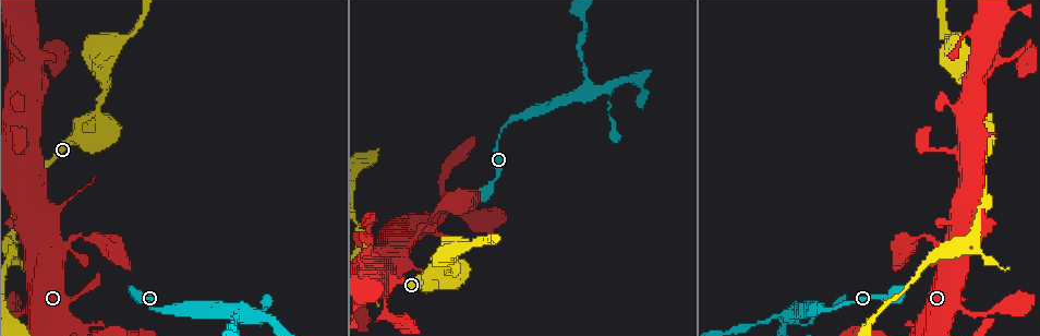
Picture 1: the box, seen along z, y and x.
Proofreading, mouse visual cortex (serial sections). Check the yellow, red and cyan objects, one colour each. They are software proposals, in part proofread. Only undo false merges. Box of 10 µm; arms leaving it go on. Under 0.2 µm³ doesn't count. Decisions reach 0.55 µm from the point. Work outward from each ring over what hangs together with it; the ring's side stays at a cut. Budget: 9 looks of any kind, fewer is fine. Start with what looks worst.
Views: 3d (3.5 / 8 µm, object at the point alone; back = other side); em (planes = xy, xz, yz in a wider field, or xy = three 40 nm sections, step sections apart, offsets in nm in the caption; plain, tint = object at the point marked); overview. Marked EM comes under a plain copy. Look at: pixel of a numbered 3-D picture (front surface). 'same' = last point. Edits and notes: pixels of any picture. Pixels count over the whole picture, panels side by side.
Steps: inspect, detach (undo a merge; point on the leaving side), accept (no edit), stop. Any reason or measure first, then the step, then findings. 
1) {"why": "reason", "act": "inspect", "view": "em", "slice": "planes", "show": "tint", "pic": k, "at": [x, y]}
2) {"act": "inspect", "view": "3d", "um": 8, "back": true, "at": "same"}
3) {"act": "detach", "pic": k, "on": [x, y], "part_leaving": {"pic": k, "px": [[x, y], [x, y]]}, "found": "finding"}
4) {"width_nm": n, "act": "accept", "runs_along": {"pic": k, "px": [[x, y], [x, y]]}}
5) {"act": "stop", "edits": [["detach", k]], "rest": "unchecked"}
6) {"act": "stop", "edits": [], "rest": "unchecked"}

{"act": "inspect", "view": "3d", "um": 3.5, "pic": 1, "at": [445, 274]}

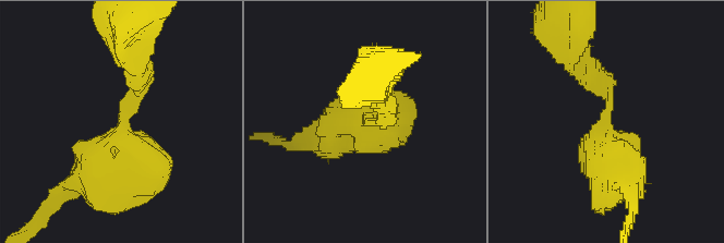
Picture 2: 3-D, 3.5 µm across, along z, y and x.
{"why": "need the tissue", "act": "inspect", "view": "em", "slice": "xy", "step": 1, "show": "tint", "pic": 2, "at": [125, 136]}

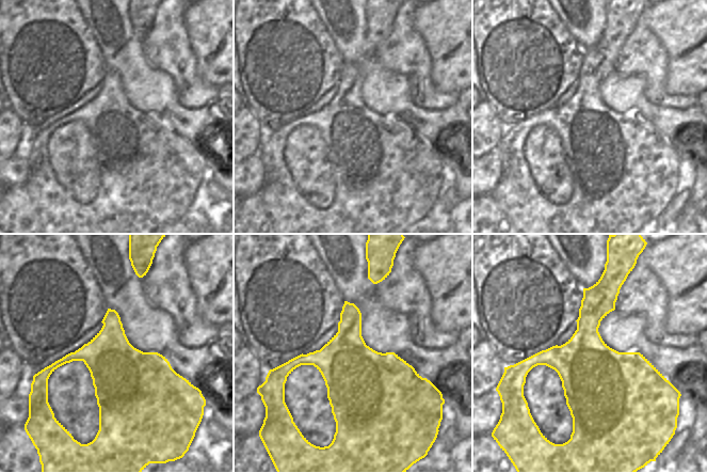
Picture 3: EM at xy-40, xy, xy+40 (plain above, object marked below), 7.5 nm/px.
{"why": "another direction", "act": "inspect", "view": "em", "slice": "xy", "step": 3, "show": "tint", "at": "same"}

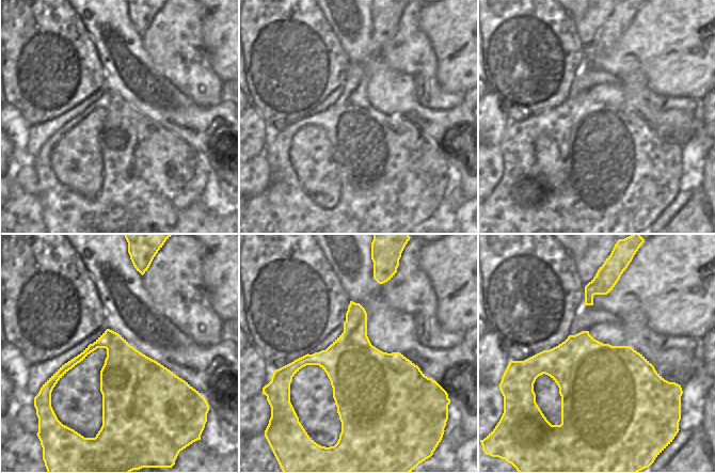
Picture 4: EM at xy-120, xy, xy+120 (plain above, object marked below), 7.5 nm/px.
{"width_nm": 550, "act": "accept", "runs_along": {"pic": 2, "px": [[80, 179], [123, 158], [141, 74]]}, "found": "continuous, no second cell"}

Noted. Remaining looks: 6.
{"act": "inspect", "view": "3d", "um": 3.5, "pic": 1, "at": [592, 90]}

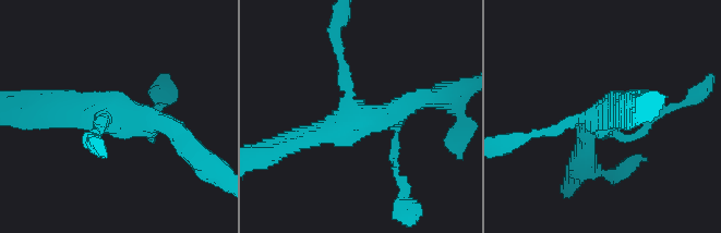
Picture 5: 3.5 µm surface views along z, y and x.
{"why": "shape alone is not enough", "act": "inspect", "view": "em", "slice": "xy", "step": 3, "show": "tint", "pic": 5, "at": [361, 115]}

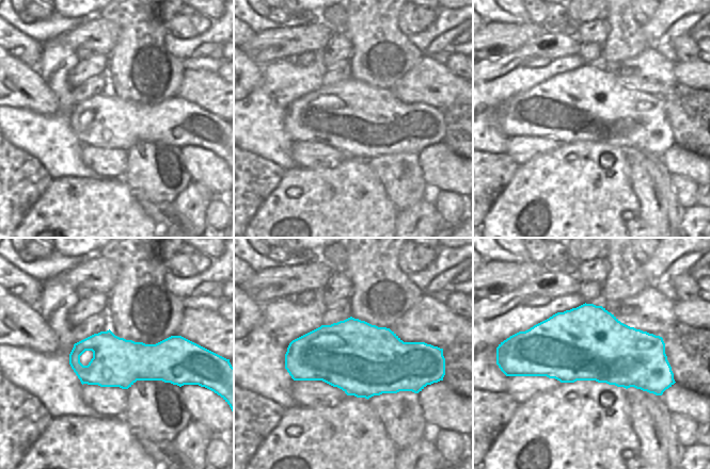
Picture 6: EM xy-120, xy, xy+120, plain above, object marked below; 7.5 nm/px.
{"act": "accept", "runs_along": {"pic": 5, "px": [[293, 139], [424, 100]]}, "found": "continuous, no second cell"}

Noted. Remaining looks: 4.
{"why": "calibre changes", "act": "inspect", "view": "3d", "um": 8, "pic": 1, "at": [1022, 51]}

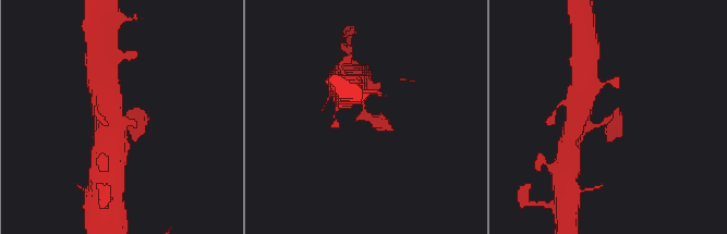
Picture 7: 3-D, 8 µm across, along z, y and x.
{"act": "inspect", "view": "em", "slice": "planes", "show": "tint", "at": "same"}

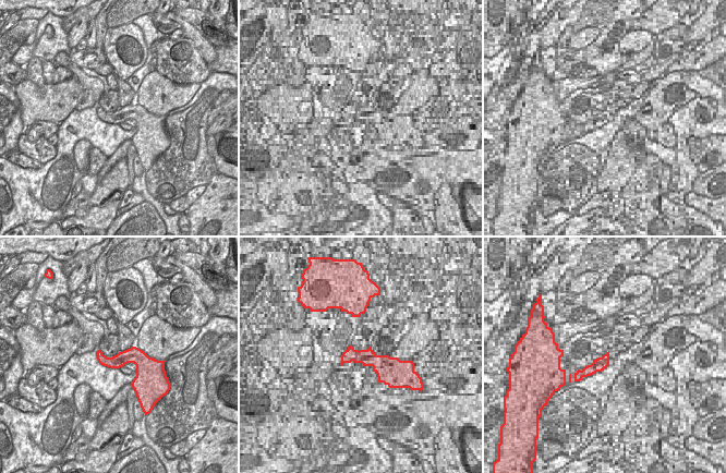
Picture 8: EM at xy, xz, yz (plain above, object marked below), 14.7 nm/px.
{"act": "accept", "runs_along": {"pic": 7, "px": [[364, 93], [364, 113], [378, 119]]}, "found": "one cell here"}

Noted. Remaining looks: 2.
{"why": "calibre changes", "act": "inspect", "view": "3d", "um": 8, "pic": 1, "at": [985, 189]}

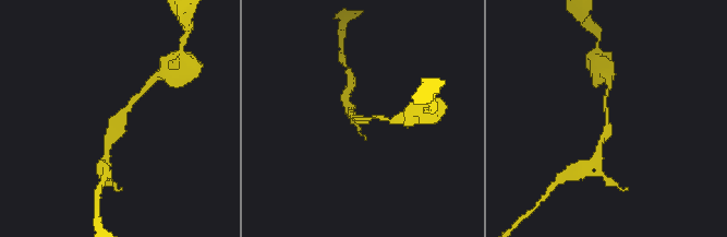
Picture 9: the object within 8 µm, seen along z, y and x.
{"act": "inspect", "view": "3d", "um": 3.5, "at": "same"}

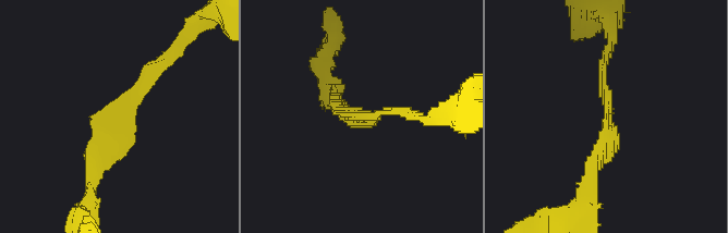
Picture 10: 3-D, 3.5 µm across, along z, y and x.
{"arm_widths_nm": [150, 200], "act": "accept", "runs_along": {"pic": 10, "px": [[170, 58], [123, 101], [93, 172]]}, "found": "all the same cell"}

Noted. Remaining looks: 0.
{"act": "stop", "edits": [], "rest": "unchecked"}

